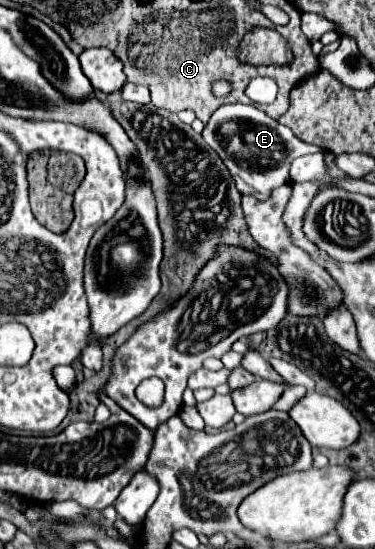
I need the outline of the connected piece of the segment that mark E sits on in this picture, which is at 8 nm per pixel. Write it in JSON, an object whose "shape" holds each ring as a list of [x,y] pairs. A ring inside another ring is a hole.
{"shape":[[[242,103],[218,107],[206,123],[202,137],[230,169],[238,191],[260,201],[266,201],[266,197],[270,197],[278,185],[286,185],[286,181],[290,181],[290,161],[320,151],[320,147],[300,141],[292,129],[280,125],[254,105]]]}

